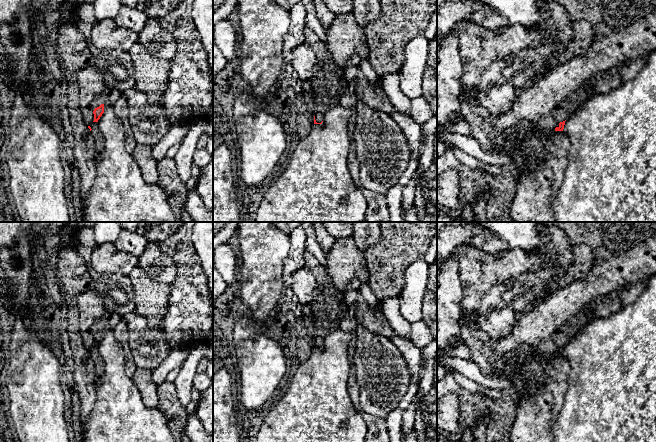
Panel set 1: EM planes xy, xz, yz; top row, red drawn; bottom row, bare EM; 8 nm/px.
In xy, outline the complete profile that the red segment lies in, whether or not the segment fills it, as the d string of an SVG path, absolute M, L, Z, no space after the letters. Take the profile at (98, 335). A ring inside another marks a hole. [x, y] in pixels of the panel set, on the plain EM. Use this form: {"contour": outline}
{"contour": "M101 328L99 331L94 333L94 335L93 335L94 345L91 347L90 350L88 350L88 352L90 353L91 357L94 360L95 367L97 370L97 380L95 383L96 385L100 384L99 378L100 378L100 375L103 370L103 363L102 363L99 353L98 353L98 344L100 343L100 341L102 340L103 337L104 337L104 328Z"}

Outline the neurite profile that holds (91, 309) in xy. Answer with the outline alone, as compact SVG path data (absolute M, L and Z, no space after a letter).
M93 289L79 294L76 303L80 318L78 341L88 351L94 345L92 325L102 321L106 310L102 299Z

